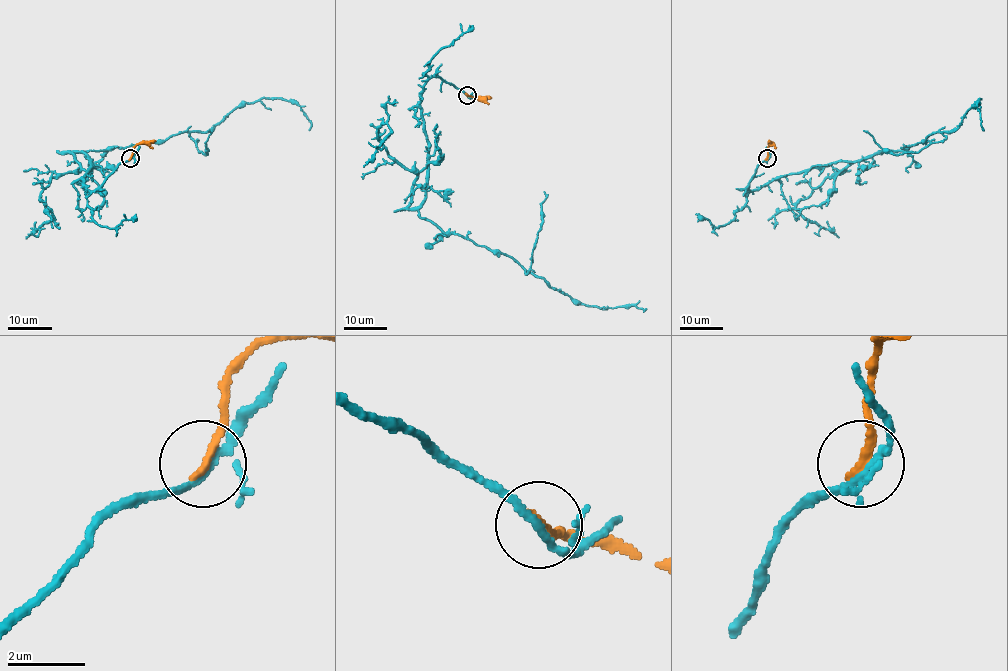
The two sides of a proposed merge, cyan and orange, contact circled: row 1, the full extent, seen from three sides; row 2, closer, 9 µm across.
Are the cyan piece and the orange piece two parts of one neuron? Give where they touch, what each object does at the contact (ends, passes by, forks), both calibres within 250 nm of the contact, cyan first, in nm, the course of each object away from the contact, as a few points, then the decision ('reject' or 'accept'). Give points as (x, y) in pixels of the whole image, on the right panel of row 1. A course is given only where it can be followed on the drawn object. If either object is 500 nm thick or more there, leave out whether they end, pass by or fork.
place (767, 158); cyan forks; orange ends; calibres 170 and 240 nm; course cyan (767, 158), (757, 166), (751, 191), (792, 173), (859, 162), (954, 131), (979, 98), (983, 130); course orange (767, 158), (769, 144), (776, 148); reject

